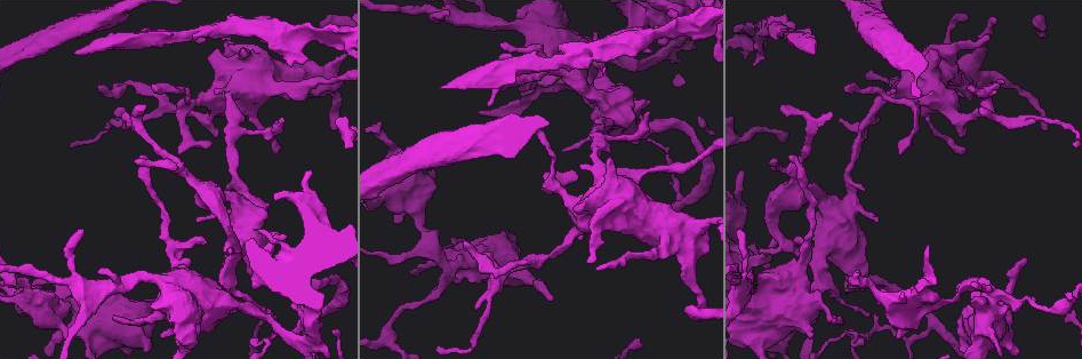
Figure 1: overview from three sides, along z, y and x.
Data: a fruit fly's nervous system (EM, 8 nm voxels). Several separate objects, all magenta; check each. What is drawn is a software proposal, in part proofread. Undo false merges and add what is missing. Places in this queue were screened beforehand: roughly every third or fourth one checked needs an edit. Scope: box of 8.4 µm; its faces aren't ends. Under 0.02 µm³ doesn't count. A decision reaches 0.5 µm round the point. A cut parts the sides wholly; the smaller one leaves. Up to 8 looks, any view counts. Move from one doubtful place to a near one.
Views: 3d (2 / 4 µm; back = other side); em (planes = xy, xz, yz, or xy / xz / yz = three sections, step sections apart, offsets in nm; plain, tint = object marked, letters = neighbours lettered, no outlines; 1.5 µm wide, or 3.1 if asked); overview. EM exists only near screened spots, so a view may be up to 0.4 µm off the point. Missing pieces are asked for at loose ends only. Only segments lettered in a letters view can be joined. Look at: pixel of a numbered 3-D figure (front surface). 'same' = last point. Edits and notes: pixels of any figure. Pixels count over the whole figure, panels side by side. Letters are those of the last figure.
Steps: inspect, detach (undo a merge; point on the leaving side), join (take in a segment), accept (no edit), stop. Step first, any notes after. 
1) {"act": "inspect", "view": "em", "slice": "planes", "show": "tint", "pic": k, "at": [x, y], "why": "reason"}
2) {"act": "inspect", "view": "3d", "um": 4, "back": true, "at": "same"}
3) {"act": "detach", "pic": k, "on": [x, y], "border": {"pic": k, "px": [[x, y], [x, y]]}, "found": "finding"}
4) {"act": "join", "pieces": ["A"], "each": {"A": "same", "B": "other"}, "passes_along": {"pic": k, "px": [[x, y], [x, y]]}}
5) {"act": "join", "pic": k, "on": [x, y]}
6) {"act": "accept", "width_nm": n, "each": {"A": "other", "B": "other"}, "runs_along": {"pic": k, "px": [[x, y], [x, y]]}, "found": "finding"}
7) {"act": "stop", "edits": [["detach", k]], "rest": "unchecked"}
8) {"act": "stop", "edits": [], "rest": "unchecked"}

{"act": "inspect", "view": "3d", "um": 4, "pic": 1, "at": [839, 318], "why": "free end"}

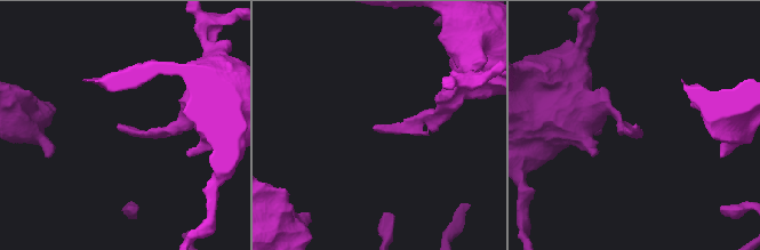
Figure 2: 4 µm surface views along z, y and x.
{"act": "inspect", "view": "em", "slice": "planes", "show": "letters", "pic": 2, "at": [637, 127], "why": "shape alone is not enough"}

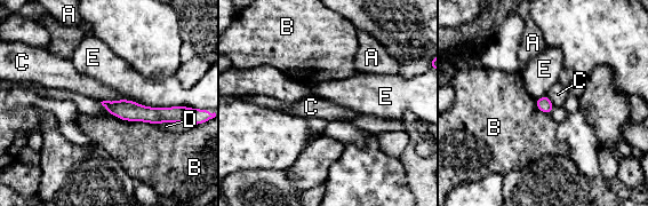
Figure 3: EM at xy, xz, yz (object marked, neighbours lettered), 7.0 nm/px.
{"act": "accept", "width_nm": 110, "longest_contact_nm": ["E", 400], "each": {"A": "other", "B": "other", "C": "other", "D": "other", "E": "other"}, "found": "no lettered segment goes on from it"}

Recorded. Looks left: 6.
{"act": "inspect", "view": "em", "slice": "xy", "step": 4, "show": "letters", "pic": 1, "at": [574, 173], "why": "an open end"}

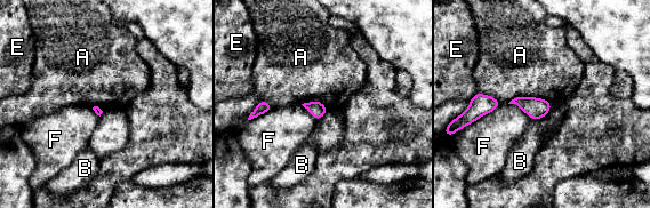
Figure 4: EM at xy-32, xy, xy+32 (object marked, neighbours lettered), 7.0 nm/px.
{"act": "accept", "each": {"A": "other", "B": "other", "E": "other", "F": "other"}, "border": {"pic": 4, "px": [[507, 103], [542, 97], [552, 106]]}, "found": "no lettered segment goes on from it"}

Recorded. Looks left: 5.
{"act": "inspect", "view": "em", "slice": "planes", "show": "letters", "pic": 1, "at": [154, 85], "why": "an open end"}

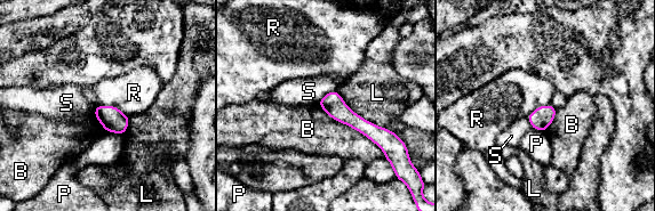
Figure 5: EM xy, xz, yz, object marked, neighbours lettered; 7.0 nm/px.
{"act": "accept", "longest_contact_nm": ["B", 600], "each": {"B": "other", "L": "other", "P": "other", "R": "other", "S": "other"}, "border": {"pic": 5, "px": [[100, 104], [117, 106], [129, 116]]}, "found": "none of them fits"}

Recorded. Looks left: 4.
{"act": "stop", "edits": [], "rest": "unchecked"}

